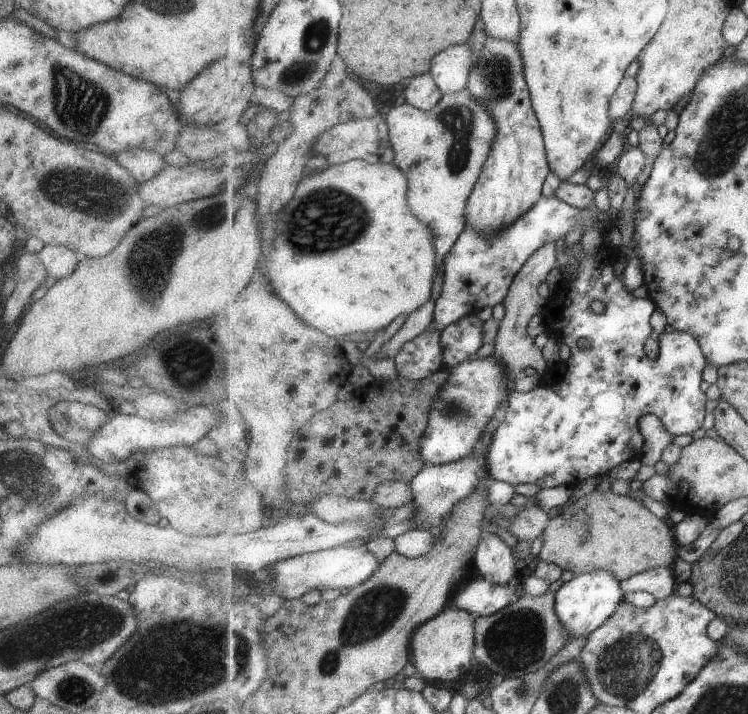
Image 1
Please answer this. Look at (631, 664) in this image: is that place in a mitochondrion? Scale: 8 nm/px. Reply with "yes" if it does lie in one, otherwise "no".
yes

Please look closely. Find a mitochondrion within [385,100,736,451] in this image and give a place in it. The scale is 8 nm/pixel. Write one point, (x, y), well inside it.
(458, 121)

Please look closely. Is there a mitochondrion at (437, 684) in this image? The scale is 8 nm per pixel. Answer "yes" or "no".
no

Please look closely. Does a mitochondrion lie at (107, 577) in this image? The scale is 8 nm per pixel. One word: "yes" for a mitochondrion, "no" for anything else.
no

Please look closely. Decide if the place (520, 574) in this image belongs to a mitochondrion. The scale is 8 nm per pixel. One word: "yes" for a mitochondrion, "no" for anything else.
no

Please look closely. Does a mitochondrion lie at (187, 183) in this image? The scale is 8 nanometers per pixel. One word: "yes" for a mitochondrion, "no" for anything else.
no

